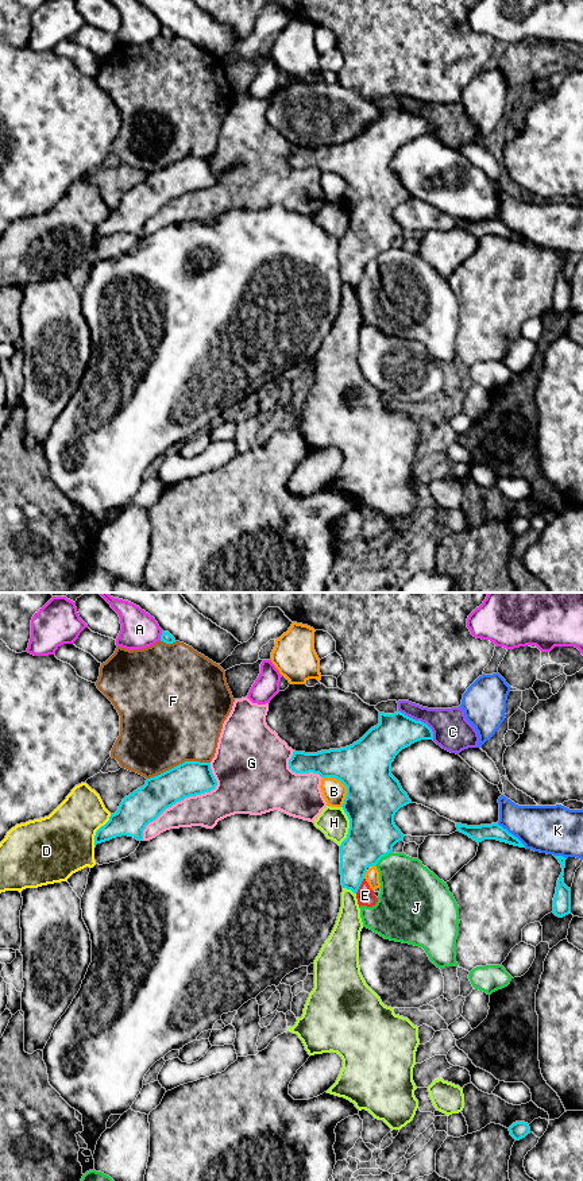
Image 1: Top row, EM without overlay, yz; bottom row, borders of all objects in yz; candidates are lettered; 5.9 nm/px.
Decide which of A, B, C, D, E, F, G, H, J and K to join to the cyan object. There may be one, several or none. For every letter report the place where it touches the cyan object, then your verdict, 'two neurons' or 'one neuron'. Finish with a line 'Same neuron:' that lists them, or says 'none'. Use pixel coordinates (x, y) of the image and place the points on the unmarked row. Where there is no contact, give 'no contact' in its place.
A: meets cyan in yz at (161, 30); two neurons
B: meets cyan in yz at (344, 180); two neurons
C: meets cyan in yz at (420, 116); two neurons
D: meets cyan in yz at (97, 226); two neurons
E: meets cyan in yz at (359, 281); two neurons
F: meets cyan in yz at (180, 159); two neurons
G: meets cyan in yz at (186, 192); two neurons
H: meets cyan in yz at (350, 222); two neurons
J: meets cyan in yz at (382, 251); two neurons
K: meets cyan in yz at (512, 230); two neurons
Same neuron: none

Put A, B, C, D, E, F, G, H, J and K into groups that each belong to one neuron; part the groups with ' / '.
A / B E J / C / D / F / G / H / K

